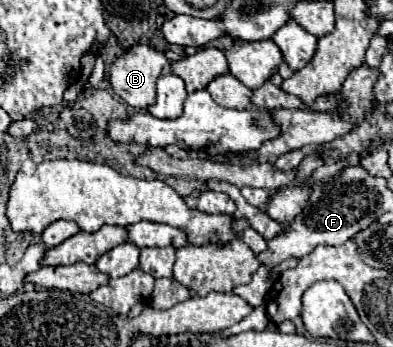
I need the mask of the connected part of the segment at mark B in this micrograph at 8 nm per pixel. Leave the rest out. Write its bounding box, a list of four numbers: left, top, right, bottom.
[110,44,168,110]

